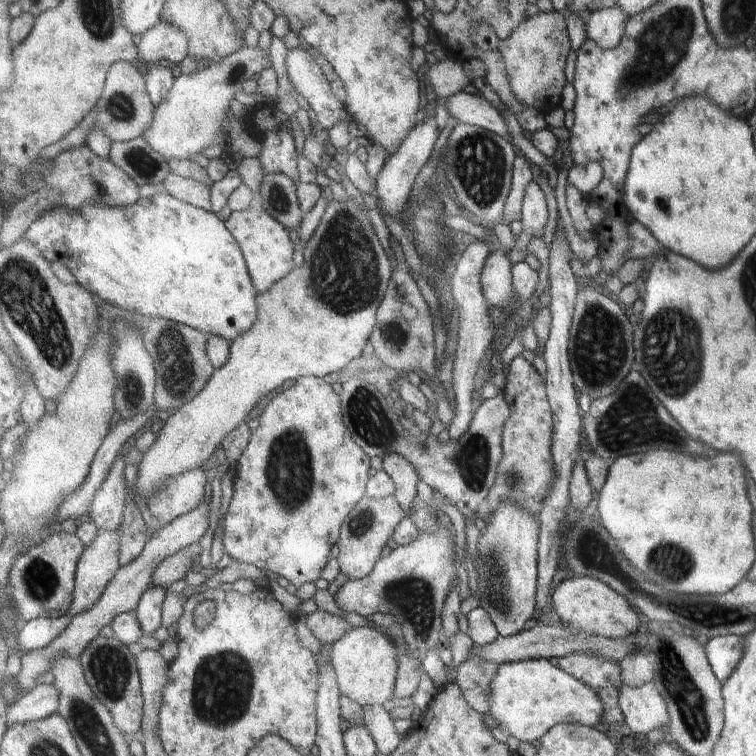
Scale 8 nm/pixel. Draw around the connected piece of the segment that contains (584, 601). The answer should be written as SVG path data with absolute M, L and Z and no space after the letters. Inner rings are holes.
M575 575L565 579L552 594L553 609L561 624L569 631L590 633L604 638L619 639L635 634L637 616L631 612L627 602L605 582L589 576Z

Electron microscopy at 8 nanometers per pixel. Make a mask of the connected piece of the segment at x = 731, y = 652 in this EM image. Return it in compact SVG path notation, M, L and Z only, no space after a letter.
M734 635L715 636L704 645L711 673L721 684L737 667L742 656L742 638Z

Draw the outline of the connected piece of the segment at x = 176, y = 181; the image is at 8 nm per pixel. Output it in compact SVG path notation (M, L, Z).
M170 173L164 182L166 193L183 203L211 211L211 190L198 181Z

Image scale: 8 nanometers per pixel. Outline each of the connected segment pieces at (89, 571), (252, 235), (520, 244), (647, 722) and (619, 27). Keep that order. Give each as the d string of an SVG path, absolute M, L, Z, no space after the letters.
M119 529L115 532L109 530L100 530L99 536L89 547L86 548L83 557L80 559L78 571L76 574L76 590L74 591L74 602L68 615L71 618L86 613L98 605L99 600L103 597L105 590L110 583L114 581L115 576L121 568L120 559L120 538Z
M264 209L232 211L226 220L226 226L242 248L252 282L259 293L267 293L296 268L293 264L293 254L298 246L291 242L290 230Z
M531 182L526 187L522 207L522 232L517 238L516 246L520 251L528 251L529 242L534 237L542 237L543 230L549 220L549 208L545 200L546 192L539 188L537 182Z
M650 683L641 687L620 686L619 711L623 718L623 730L633 734L646 734L664 728L670 723L665 700Z
M618 5L604 8L586 16L586 34L601 49L615 49L619 46L624 25L628 17Z

